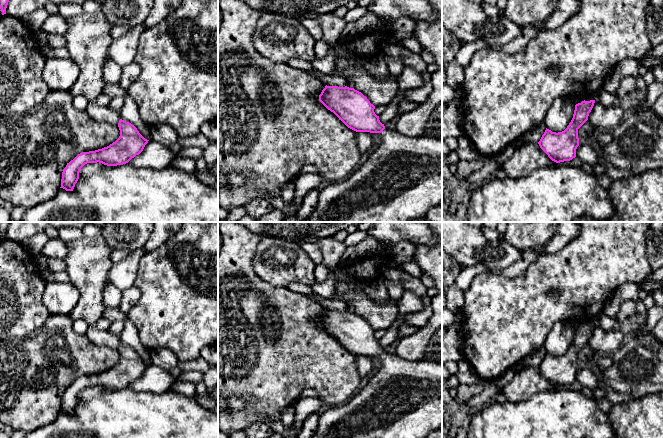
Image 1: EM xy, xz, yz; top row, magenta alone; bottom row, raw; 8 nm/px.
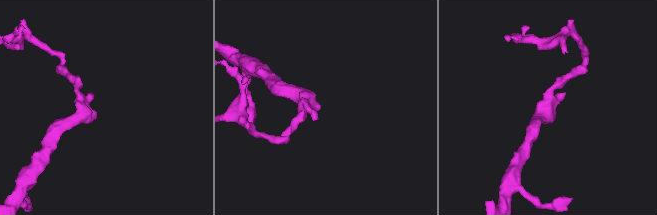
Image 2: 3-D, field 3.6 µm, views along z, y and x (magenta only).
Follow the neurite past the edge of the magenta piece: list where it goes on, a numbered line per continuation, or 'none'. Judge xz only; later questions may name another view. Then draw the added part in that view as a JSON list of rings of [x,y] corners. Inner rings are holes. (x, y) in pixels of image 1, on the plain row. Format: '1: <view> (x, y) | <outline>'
1: xz (403, 399) | [[[384,353],[381,357],[381,366],[368,378],[366,386],[355,393],[343,405],[335,405],[320,415],[318,427],[312,438],[426,438],[428,434],[442,427],[442,363],[427,360],[409,361],[396,354]]]

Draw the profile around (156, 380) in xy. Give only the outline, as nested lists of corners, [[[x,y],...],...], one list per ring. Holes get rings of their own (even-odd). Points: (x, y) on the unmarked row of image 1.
[[[149,364],[143,375],[128,387],[136,392],[163,394],[170,390],[173,380],[168,370],[157,365]]]

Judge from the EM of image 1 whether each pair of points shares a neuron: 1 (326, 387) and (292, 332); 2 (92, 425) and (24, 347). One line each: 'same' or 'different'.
1: same
2: different

